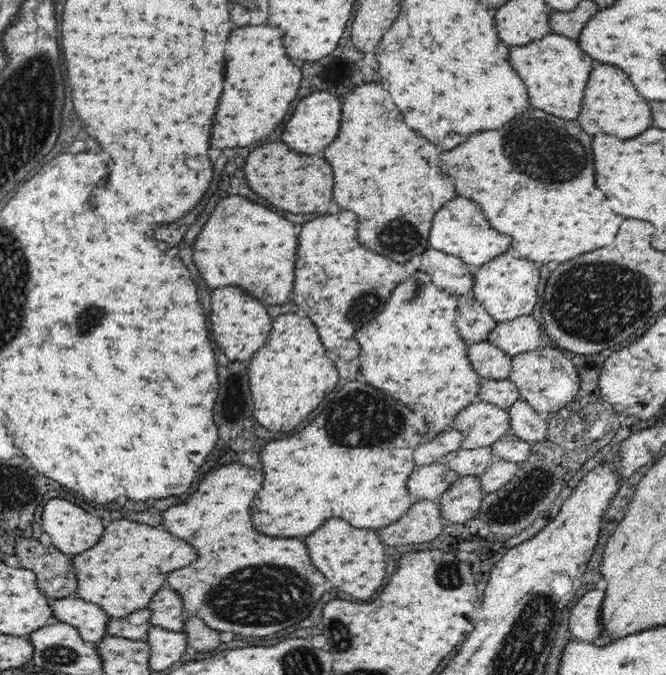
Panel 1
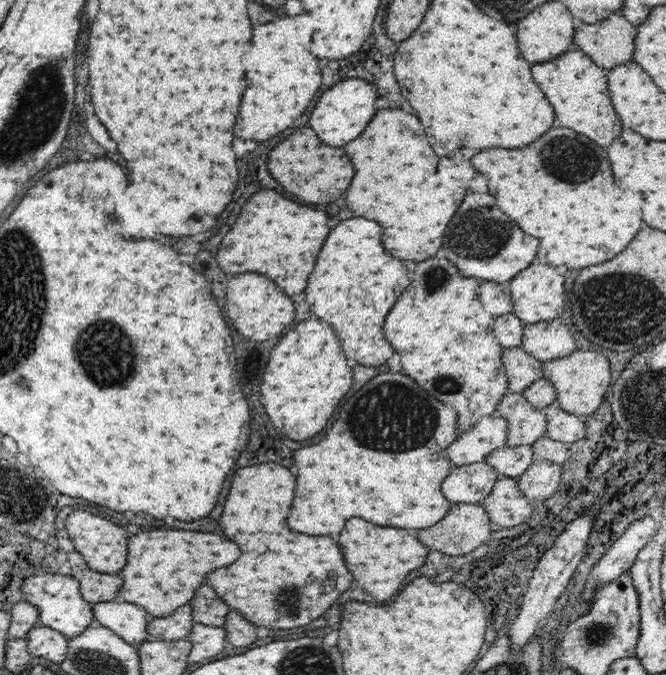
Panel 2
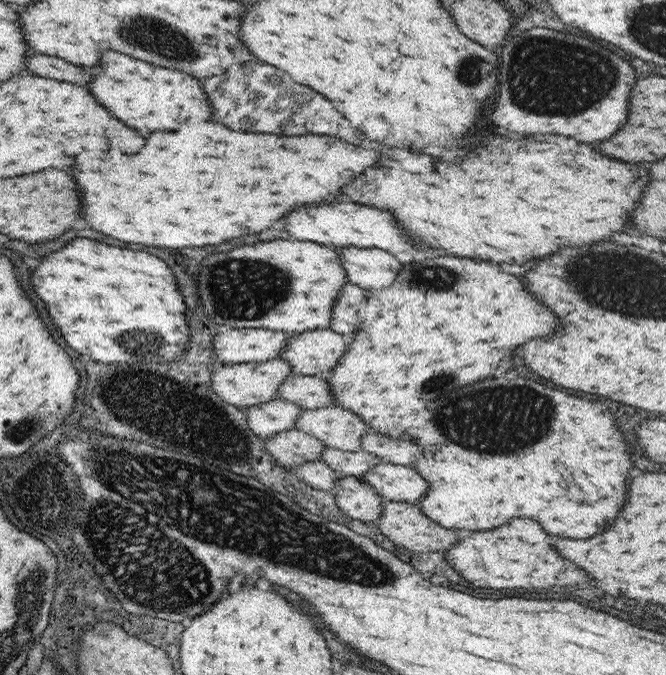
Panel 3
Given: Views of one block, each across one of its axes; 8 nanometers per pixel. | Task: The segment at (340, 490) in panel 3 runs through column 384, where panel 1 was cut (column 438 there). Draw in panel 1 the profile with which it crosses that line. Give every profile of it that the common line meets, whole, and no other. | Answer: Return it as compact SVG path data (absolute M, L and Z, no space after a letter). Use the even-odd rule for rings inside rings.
M460 476L450 488L439 498L444 519L449 523L460 524L478 516L482 506L482 485L479 477Z

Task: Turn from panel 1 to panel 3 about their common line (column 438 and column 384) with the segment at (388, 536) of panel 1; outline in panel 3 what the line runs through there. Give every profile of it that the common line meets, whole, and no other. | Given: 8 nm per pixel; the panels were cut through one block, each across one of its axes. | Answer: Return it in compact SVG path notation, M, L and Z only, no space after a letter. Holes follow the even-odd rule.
M406 502L382 503L382 511L374 522L381 534L385 535L397 546L409 548L411 552L435 552L435 550L449 550L457 542L457 534L453 530L445 530L443 526L431 522L421 514L421 509L416 504Z

